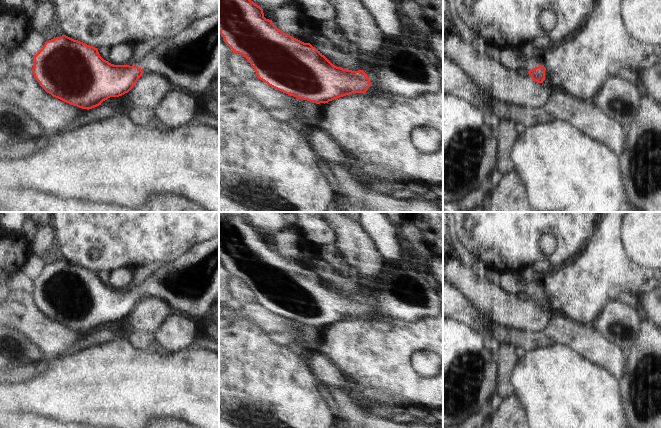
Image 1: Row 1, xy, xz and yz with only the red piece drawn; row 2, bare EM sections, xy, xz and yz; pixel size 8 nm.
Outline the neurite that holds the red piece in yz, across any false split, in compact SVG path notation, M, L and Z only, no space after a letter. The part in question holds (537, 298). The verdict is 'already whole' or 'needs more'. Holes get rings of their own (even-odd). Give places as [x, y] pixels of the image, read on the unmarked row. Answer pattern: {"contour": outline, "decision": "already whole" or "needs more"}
{"contour": "M521 272L504 274L500 286L509 295L527 295L531 302L538 307L543 307L545 303L546 292L544 289L534 281L527 284Z", "decision": "needs more"}

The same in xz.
{"contour": "M219 212L219 256L233 277L239 277L248 284L258 303L283 317L316 328L325 328L352 317L366 317L372 308L391 319L409 322L442 316L443 290L433 283L428 275L423 277L413 263L402 260L399 264L387 265L384 271L373 280L360 278L360 284L363 290L368 292L367 294L343 293L333 289L310 267L304 267L278 253L272 244L264 241L263 233L249 222L238 215L226 212Z", "decision": "needs more"}

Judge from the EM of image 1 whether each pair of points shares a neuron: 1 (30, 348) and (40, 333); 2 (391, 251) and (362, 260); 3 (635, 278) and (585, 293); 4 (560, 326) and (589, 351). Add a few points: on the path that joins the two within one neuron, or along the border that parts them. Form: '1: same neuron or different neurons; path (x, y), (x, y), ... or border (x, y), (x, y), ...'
1: different neurons; border (14, 329), (30, 338), (43, 353)
2: different neurons; border (369, 233), (387, 264)
3: same neuron; path (623, 278), (600, 278), (597, 281)
4: same neuron; path (567, 332), (582, 344)

